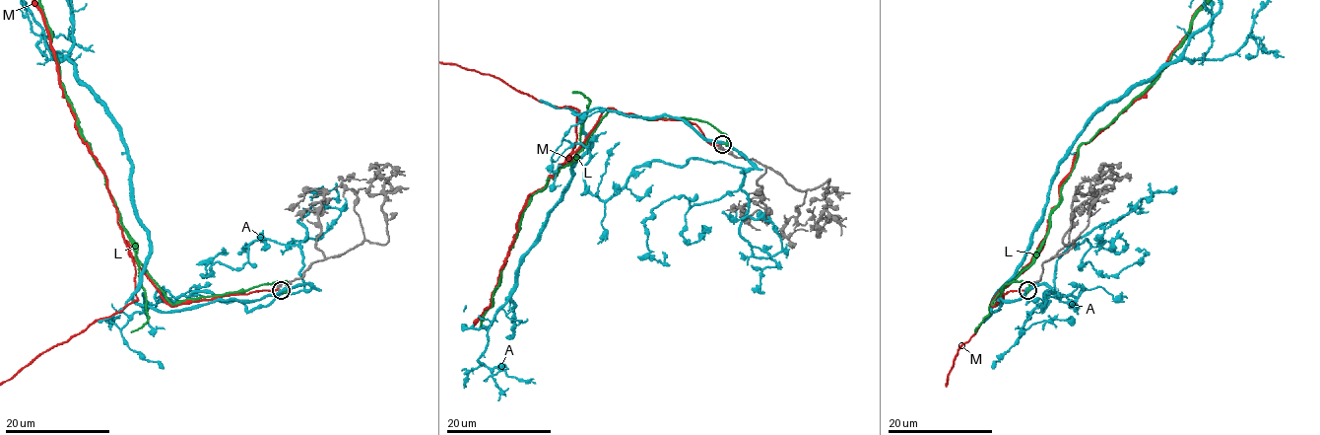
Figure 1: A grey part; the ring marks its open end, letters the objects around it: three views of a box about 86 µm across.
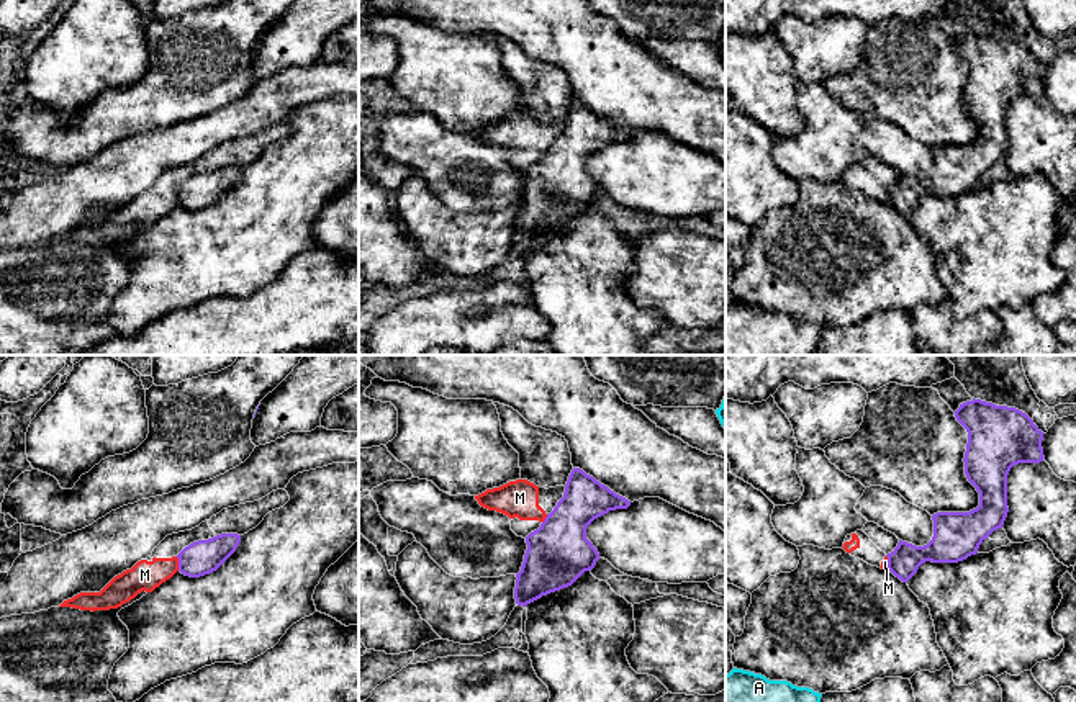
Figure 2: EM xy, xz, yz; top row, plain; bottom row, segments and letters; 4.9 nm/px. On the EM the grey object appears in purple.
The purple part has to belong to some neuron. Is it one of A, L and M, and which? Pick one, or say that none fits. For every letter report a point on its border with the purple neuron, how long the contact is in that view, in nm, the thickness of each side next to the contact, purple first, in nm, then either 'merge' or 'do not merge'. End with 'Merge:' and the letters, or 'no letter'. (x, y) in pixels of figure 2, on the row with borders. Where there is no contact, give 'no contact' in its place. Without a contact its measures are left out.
A: no contact | do not merge
L: no contact | merge
M: xy (179, 563) | 70 nm | 170/150 nm | do not merge
Merge: L

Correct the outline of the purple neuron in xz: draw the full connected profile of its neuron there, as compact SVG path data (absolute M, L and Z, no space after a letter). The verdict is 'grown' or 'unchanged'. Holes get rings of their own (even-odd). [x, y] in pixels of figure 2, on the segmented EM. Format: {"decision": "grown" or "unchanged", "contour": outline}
{"decision": "unchanged", "contour": "M573 468L563 497L540 527L526 537L527 550L516 574L516 604L526 607L572 586L585 571L593 569L599 553L586 538L586 527L609 511L629 506L631 501Z"}

